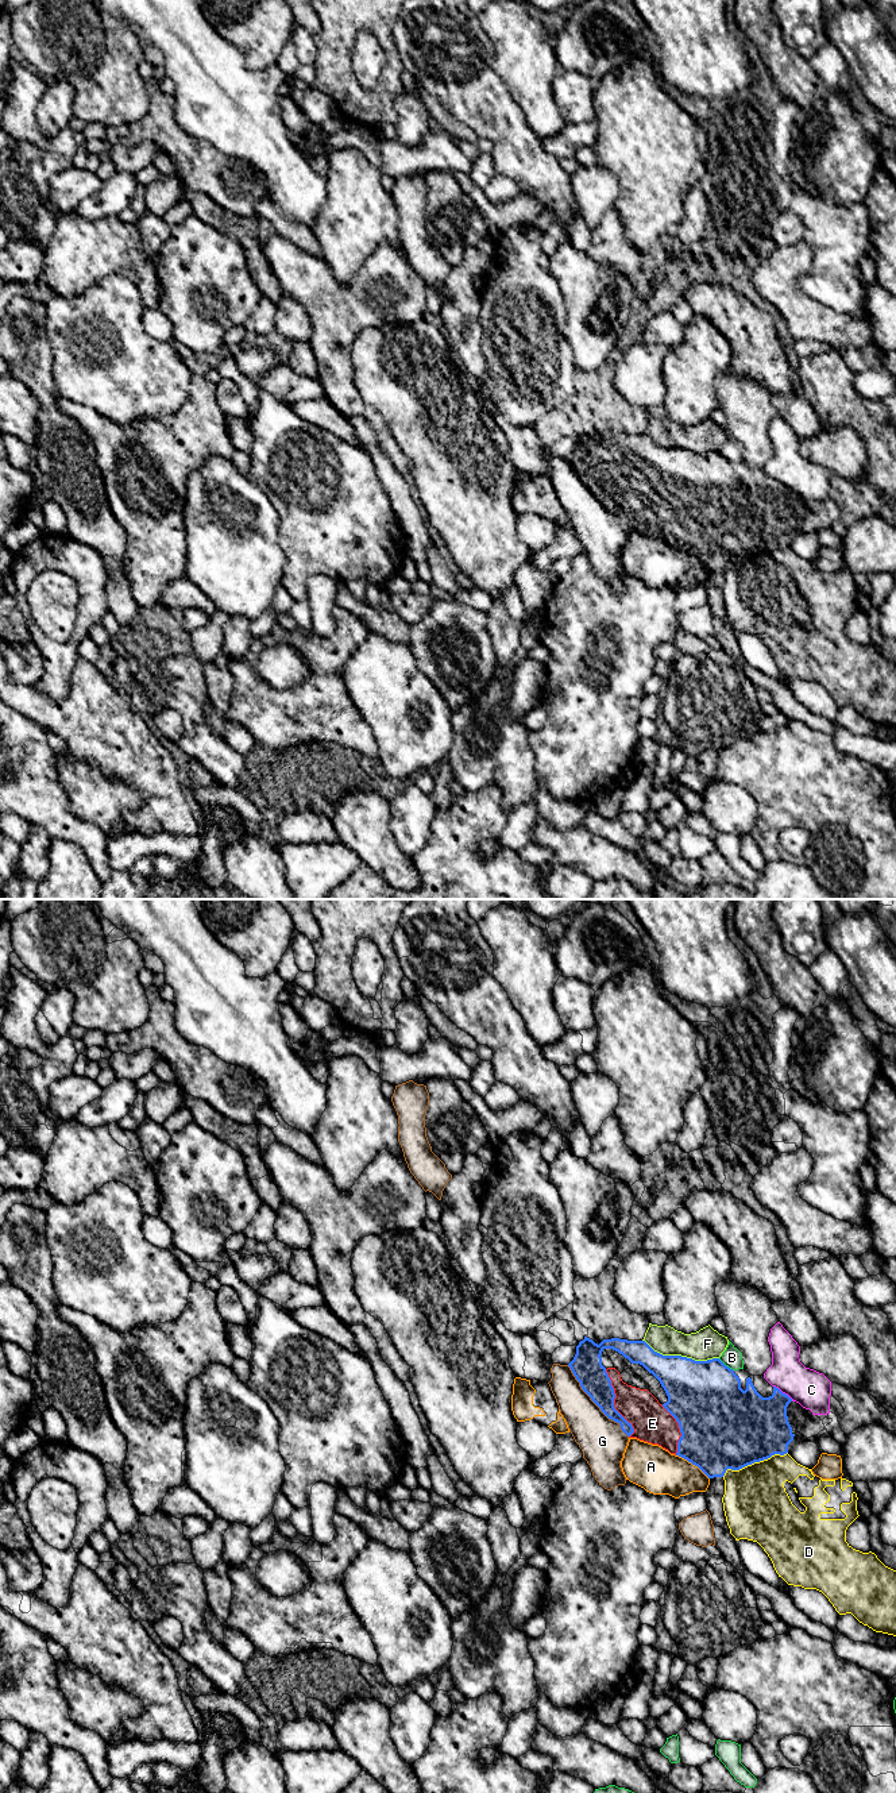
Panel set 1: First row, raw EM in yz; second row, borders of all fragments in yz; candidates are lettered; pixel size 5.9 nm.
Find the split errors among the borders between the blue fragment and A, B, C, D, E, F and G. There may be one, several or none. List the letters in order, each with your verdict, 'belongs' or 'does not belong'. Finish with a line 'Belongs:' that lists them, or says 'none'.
A: does not belong
B: does not belong
C: does not belong
D: does not belong
E: belongs
F: does not belong
G: does not belong
Belongs: E

